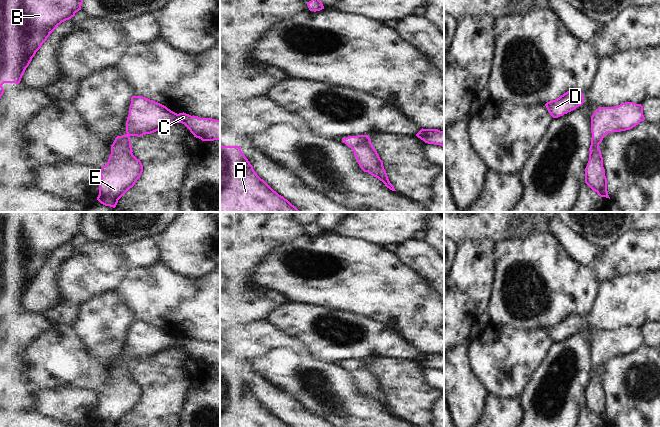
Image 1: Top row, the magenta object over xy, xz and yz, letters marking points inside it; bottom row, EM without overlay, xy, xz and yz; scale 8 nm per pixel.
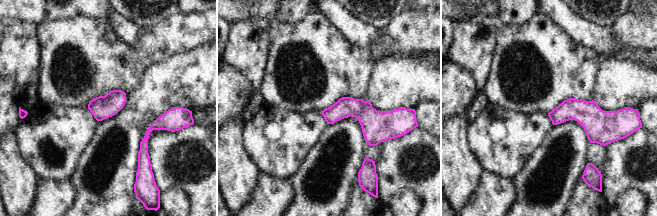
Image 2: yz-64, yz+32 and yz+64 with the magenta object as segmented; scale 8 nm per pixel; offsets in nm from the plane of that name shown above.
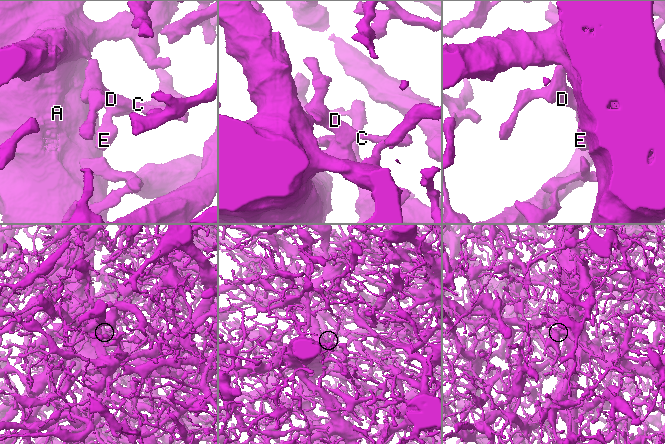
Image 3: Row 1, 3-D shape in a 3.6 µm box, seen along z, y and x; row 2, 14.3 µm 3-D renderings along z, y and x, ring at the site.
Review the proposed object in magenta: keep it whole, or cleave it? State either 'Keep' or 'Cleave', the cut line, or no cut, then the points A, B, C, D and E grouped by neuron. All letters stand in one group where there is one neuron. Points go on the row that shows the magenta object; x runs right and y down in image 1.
Keep. No split. Groups: A B C D E

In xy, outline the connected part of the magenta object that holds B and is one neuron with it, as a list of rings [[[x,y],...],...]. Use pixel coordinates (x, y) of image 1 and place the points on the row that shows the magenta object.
[[[0,0],[0,98],[4,83],[19,84],[36,52],[62,22],[81,10],[83,0]]]

